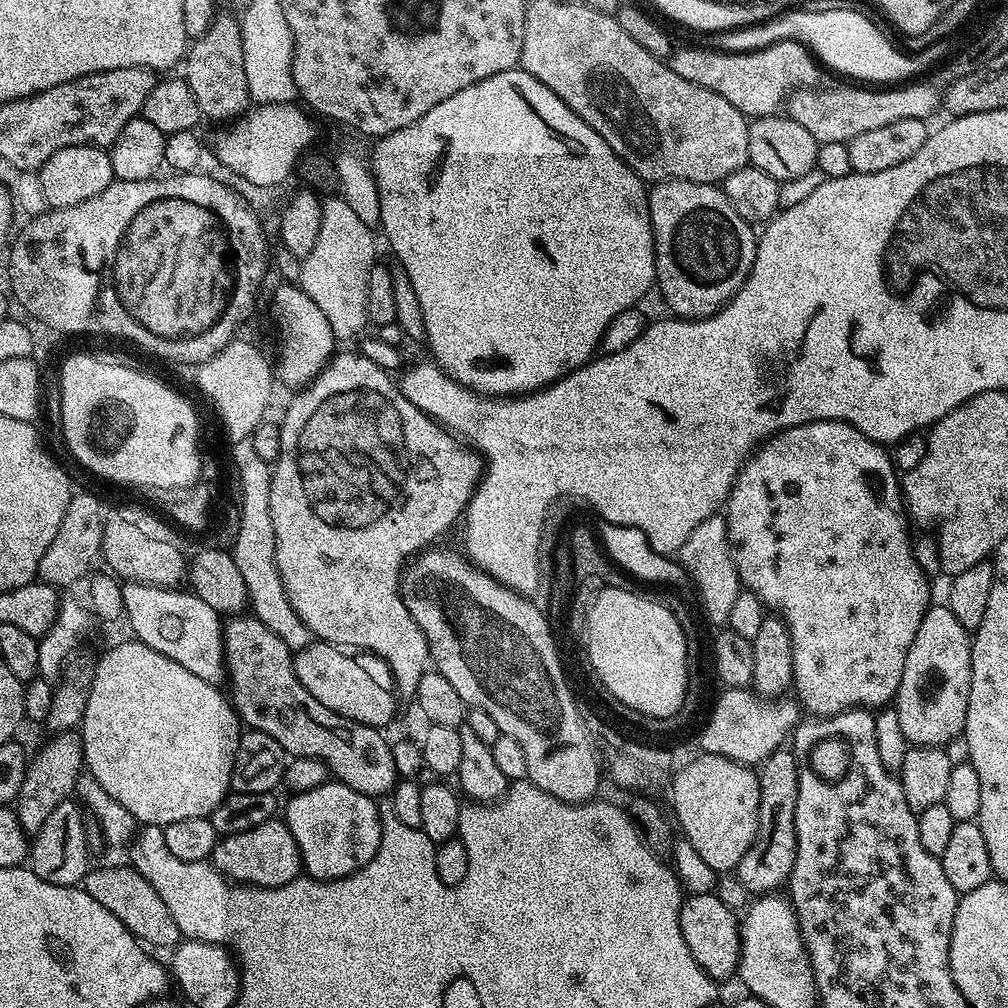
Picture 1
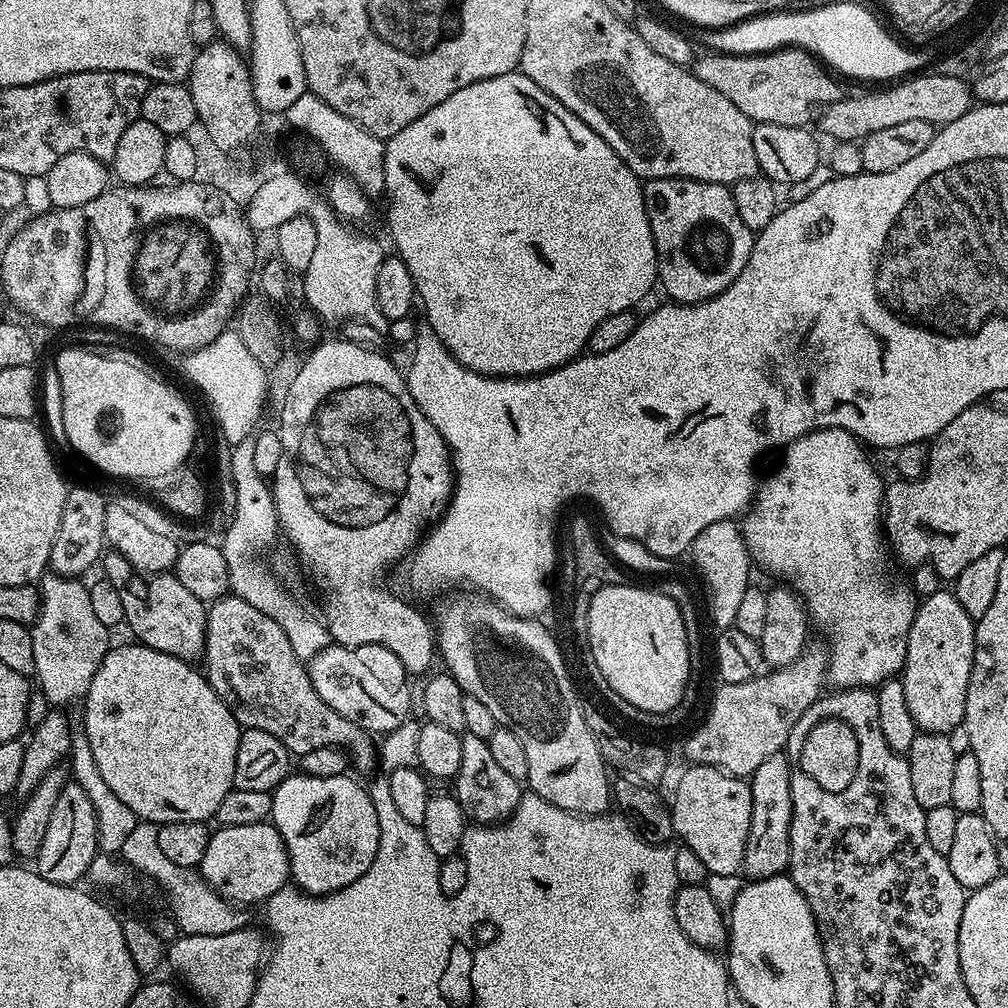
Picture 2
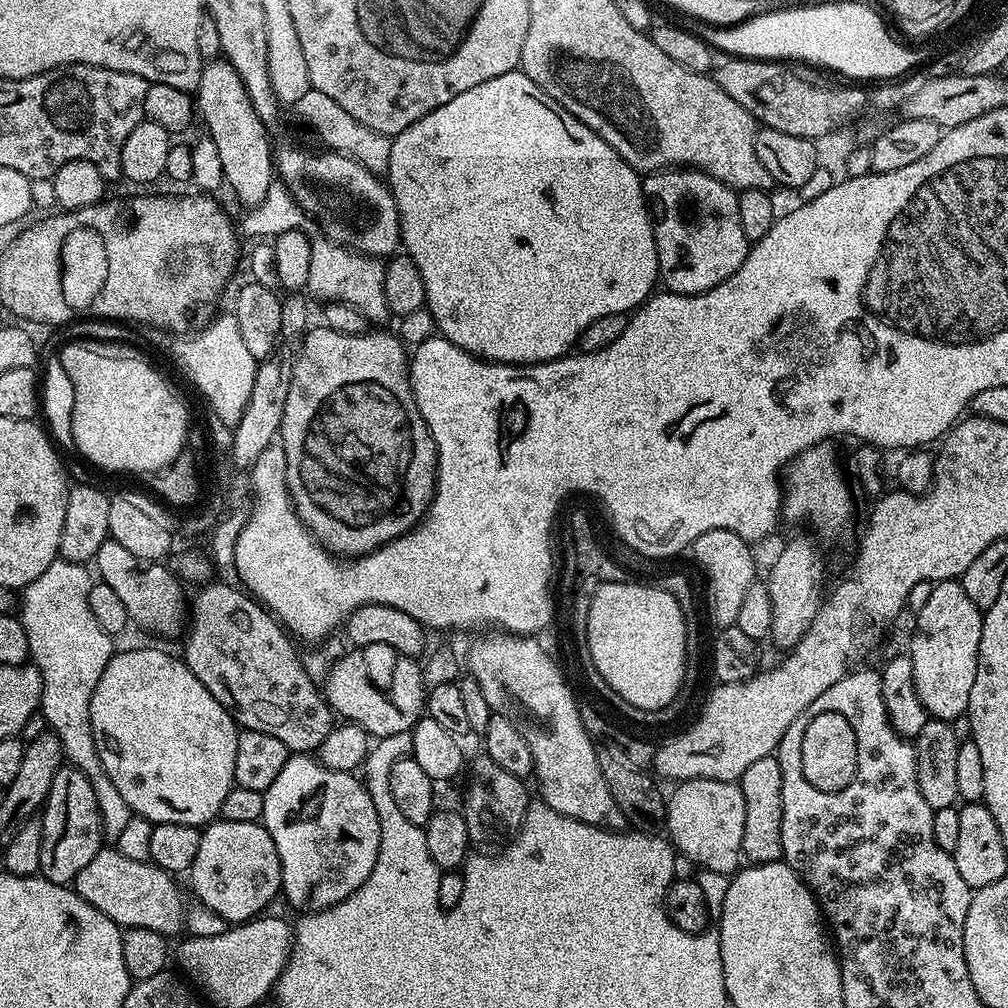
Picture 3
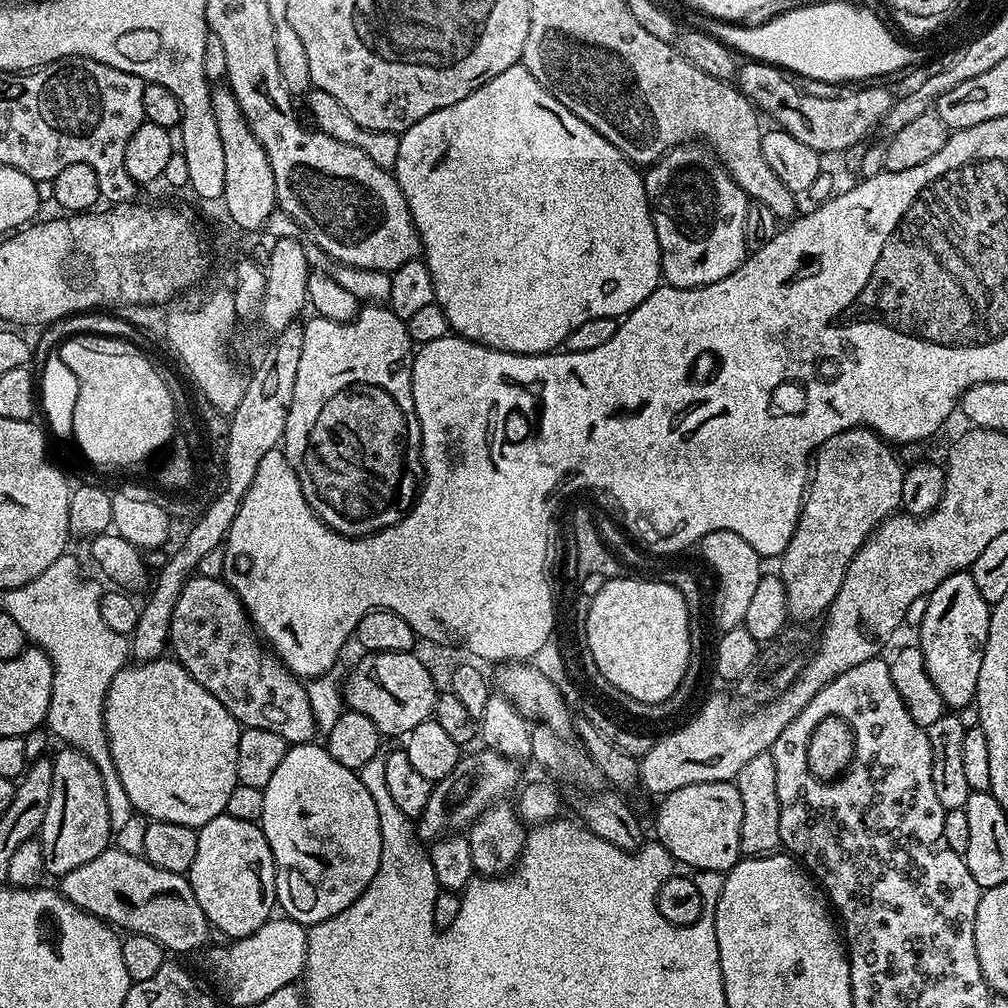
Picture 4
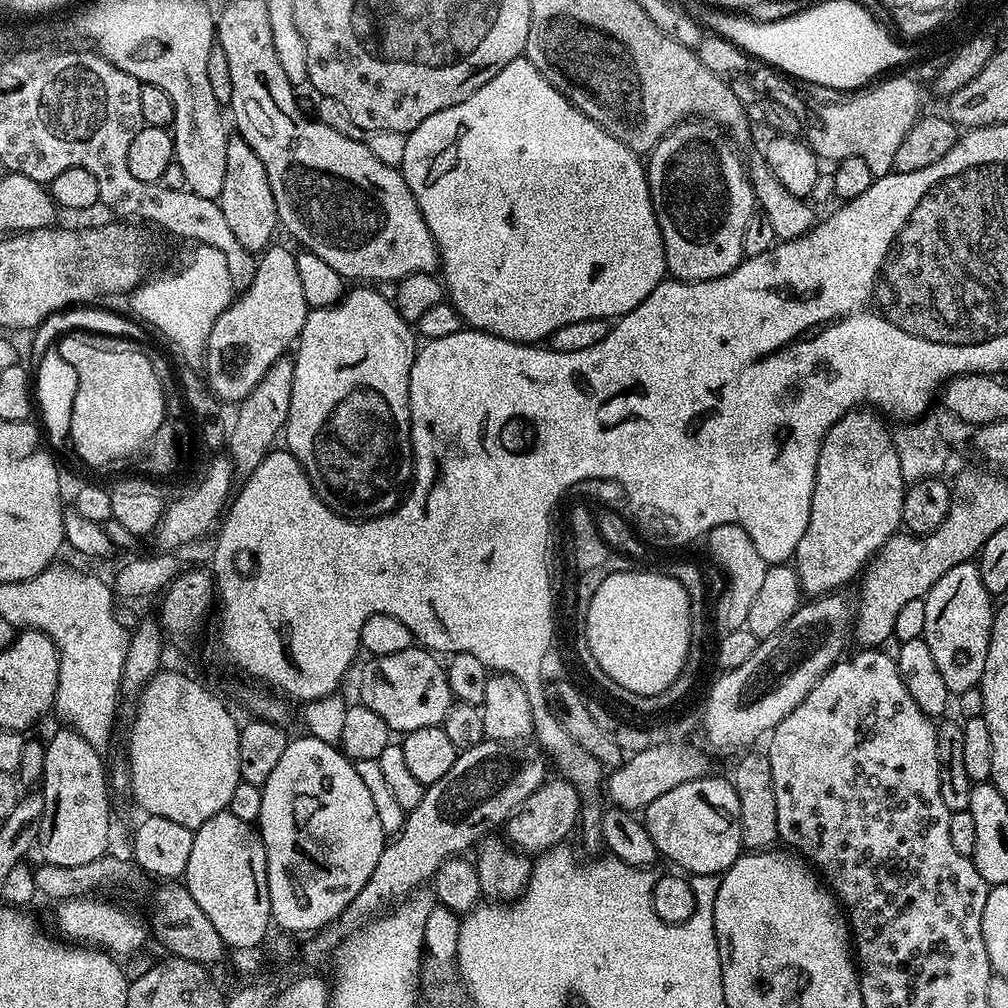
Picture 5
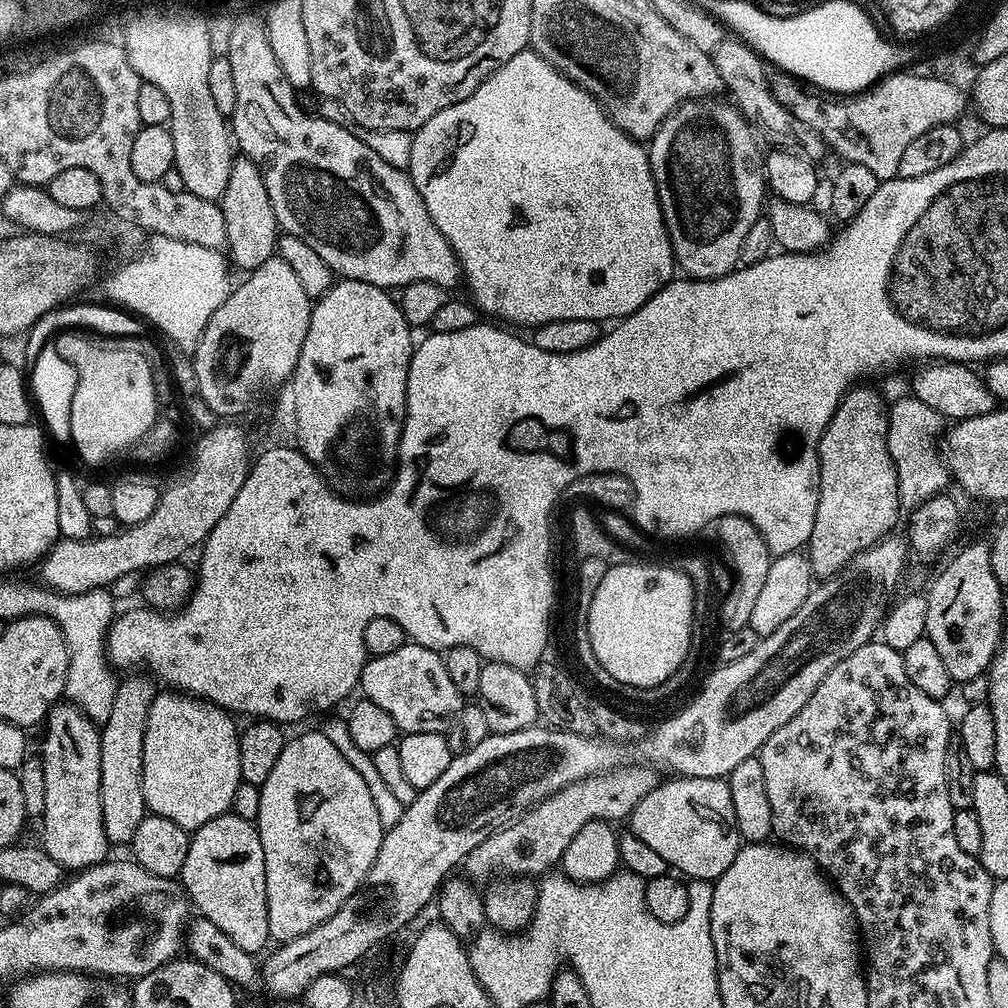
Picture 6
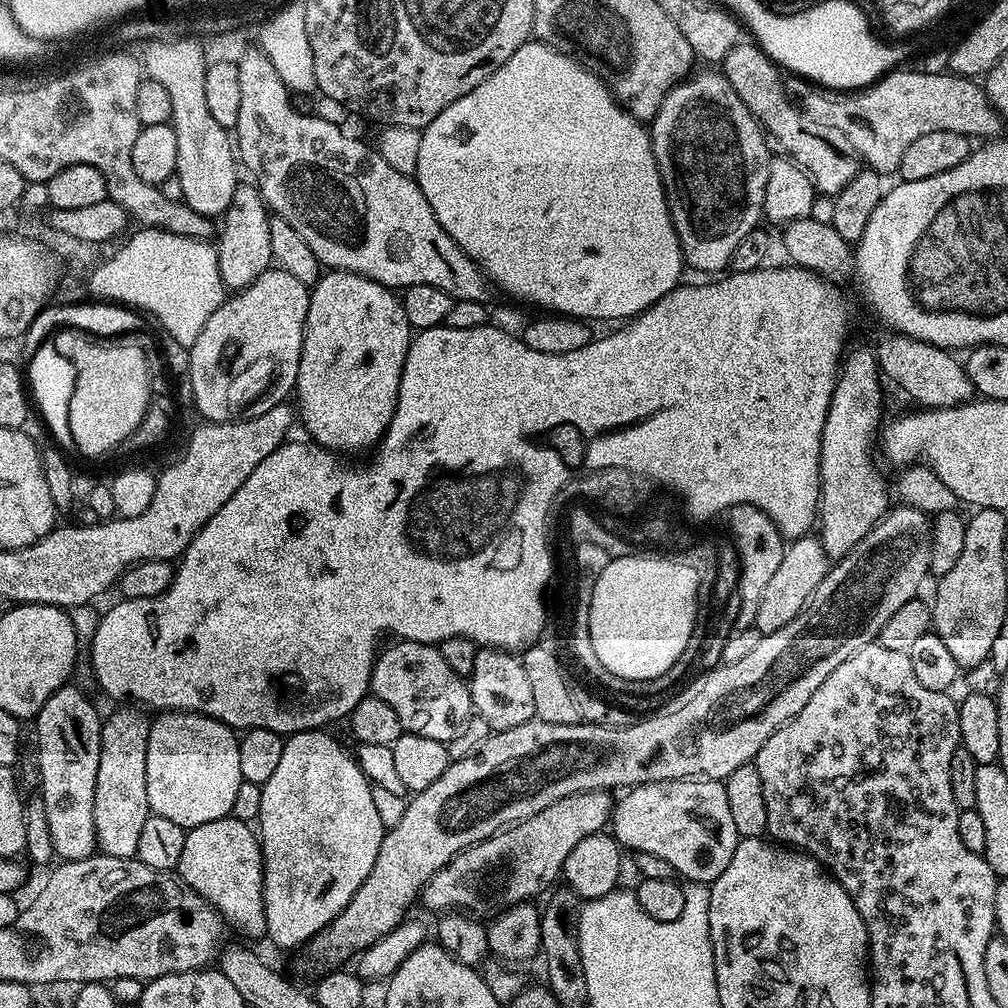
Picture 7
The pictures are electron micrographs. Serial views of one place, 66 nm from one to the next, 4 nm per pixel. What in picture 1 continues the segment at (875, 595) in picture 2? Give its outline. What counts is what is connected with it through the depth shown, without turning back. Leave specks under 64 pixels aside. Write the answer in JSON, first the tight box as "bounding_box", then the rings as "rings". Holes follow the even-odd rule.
{"bounding_box":[726,420,929,717],"rings":[[[815,420],[809,424],[799,424],[769,436],[745,460],[726,501],[726,519],[728,522],[728,543],[732,545],[734,566],[740,575],[741,585],[763,602],[765,609],[779,615],[784,621],[792,643],[792,683],[794,696],[801,709],[813,717],[833,716],[845,712],[847,708],[876,710],[887,705],[893,699],[902,682],[902,666],[906,666],[906,654],[922,618],[928,613],[929,577],[915,561],[913,537],[908,537],[909,517],[904,507],[902,484],[898,479],[895,464],[889,449],[876,444],[866,434],[862,434],[854,425],[845,420]]]}

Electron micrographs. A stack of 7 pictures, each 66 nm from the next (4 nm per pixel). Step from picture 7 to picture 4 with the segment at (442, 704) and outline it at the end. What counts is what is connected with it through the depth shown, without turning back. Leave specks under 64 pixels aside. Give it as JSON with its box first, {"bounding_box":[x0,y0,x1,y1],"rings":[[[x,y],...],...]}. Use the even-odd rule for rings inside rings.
{"bounding_box":[342,650,438,738],"rings":[[[384,650],[381,653],[381,656],[376,657],[372,662],[372,670],[376,673],[372,676],[361,672],[366,666],[364,661],[357,662],[357,668],[349,674],[348,680],[346,676],[346,683],[342,688],[342,700],[351,711],[366,714],[366,718],[370,718],[370,722],[374,722],[374,726],[378,726],[381,737],[400,736],[399,738],[404,738],[414,730],[414,726],[426,722],[435,713],[438,687],[436,688],[436,680],[432,677],[431,670],[415,656],[417,654],[415,651]],[[374,697],[386,704],[374,704]]]}

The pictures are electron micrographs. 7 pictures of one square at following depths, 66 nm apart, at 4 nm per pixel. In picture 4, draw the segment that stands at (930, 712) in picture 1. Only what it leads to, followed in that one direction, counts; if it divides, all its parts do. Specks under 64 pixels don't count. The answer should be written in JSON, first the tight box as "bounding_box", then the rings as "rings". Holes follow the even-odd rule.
{"bounding_box":[918,570,990,710],"rings":[[[968,570],[946,578],[927,598],[926,614],[918,627],[918,647],[926,658],[926,674],[930,674],[930,682],[934,682],[938,694],[942,694],[945,709],[959,710],[976,699],[990,605],[978,594],[978,586],[974,586]]]}

